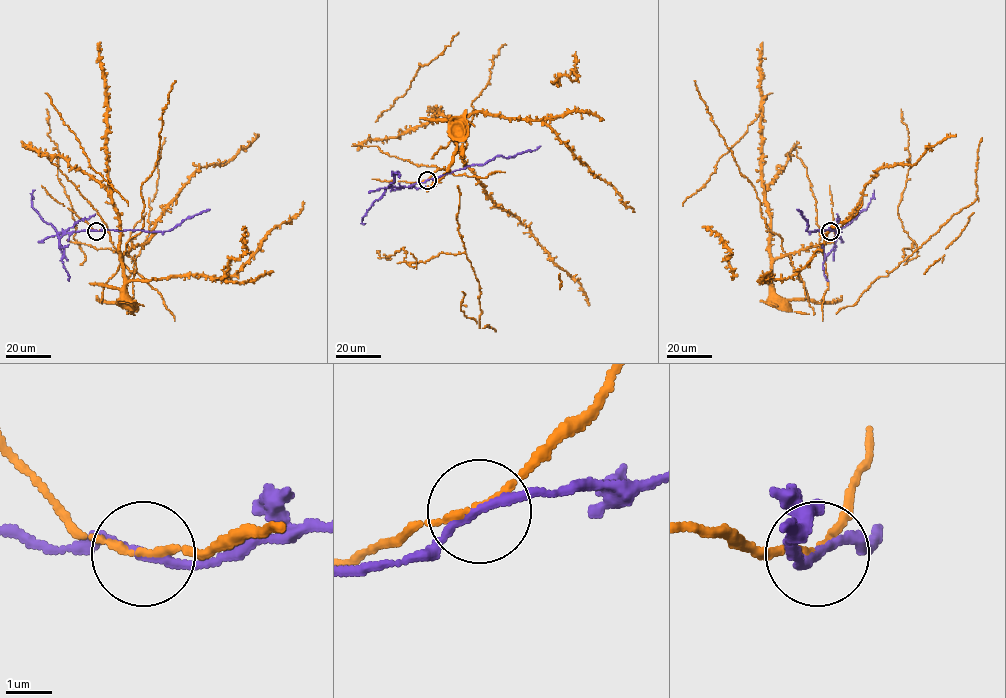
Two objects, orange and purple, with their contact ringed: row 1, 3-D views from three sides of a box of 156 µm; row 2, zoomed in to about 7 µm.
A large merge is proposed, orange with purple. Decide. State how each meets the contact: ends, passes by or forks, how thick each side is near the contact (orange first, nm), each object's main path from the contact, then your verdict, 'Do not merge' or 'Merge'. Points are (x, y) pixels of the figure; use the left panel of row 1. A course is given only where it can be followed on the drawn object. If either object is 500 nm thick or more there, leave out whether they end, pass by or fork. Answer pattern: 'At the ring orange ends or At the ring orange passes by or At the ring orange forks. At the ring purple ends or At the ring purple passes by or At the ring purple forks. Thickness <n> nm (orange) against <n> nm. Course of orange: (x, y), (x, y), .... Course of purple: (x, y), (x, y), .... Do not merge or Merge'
At the ring orange passes by. At the ring purple passes by. Thickness 140 nm (orange) against 170 nm. Course of orange: (96, 230), (109, 230), (98, 212), (47, 156), (31, 149), (62, 156), (109, 192), (120, 233), (121, 296). Course of purple: (96, 230), (164, 232), (209, 209). Do not merge

